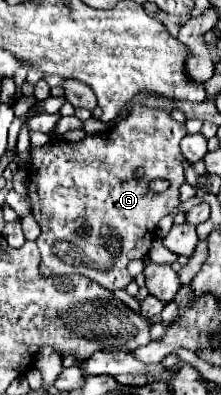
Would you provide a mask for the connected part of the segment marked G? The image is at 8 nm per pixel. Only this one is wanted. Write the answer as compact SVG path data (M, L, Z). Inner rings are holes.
M134 108L132 114L112 126L110 130L94 136L86 136L80 142L50 140L42 148L32 148L30 160L30 186L28 198L32 202L32 216L42 228L36 244L42 254L42 276L70 276L80 274L96 280L106 290L124 290L134 278L126 266L132 256L146 256L158 222L178 208L178 190L186 182L180 154L180 140L186 134L184 122L176 122L164 110ZM136 170L144 170L144 176L136 176ZM154 178L166 178L170 188L162 194L152 194L148 182Z

